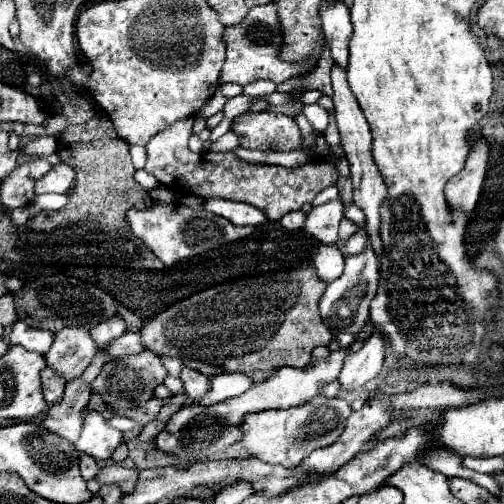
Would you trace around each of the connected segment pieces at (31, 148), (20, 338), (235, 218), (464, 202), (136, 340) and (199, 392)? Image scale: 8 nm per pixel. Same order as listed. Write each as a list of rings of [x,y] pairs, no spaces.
[[[42,136],[42,138],[34,140],[34,142],[28,142],[28,144],[26,144],[22,150],[24,150],[26,154],[50,156],[50,154],[54,154],[54,152],[56,152],[56,148],[58,148],[56,138],[52,138],[52,136]]]
[[[16,322],[14,328],[12,328],[12,334],[10,334],[10,344],[18,344],[18,346],[24,346],[26,350],[30,352],[40,352],[40,354],[46,354],[50,344],[52,344],[52,334],[48,334],[46,330],[36,330],[36,328],[28,328],[28,324],[24,322]]]
[[[208,198],[206,210],[228,218],[236,226],[260,226],[260,224],[268,222],[266,214],[260,214],[260,210],[256,206],[246,204],[246,202],[228,202],[228,200],[220,200],[220,198]]]
[[[478,142],[474,150],[468,154],[466,166],[446,184],[446,202],[448,208],[464,214],[472,214],[476,202],[480,198],[480,190],[486,176],[488,162],[488,144]]]
[[[126,332],[116,342],[108,344],[104,354],[108,356],[108,360],[116,360],[116,358],[122,358],[128,354],[138,354],[140,350],[144,350],[140,344],[140,334],[138,332]]]
[[[184,366],[180,378],[184,382],[184,398],[194,398],[196,400],[196,398],[202,398],[202,396],[206,396],[210,392],[208,382],[210,382],[212,376],[206,376],[206,374],[202,374],[202,372],[194,370],[194,368]]]

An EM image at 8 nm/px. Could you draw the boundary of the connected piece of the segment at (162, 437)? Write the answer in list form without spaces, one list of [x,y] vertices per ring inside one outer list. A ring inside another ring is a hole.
[[[370,320],[364,322],[364,326],[354,334],[354,342],[350,346],[342,346],[342,348],[330,352],[326,358],[312,358],[312,362],[308,362],[308,366],[304,366],[304,368],[292,368],[292,366],[274,368],[274,372],[266,380],[254,384],[240,396],[226,398],[212,406],[182,406],[178,412],[174,412],[170,416],[166,428],[156,436],[158,450],[172,452],[172,454],[180,456],[184,462],[208,460],[208,458],[224,452],[228,446],[240,442],[240,438],[244,438],[242,424],[250,412],[262,412],[262,410],[272,410],[272,408],[288,410],[288,408],[304,406],[304,404],[312,402],[312,398],[322,394],[322,390],[338,378],[346,356],[354,352],[352,346],[364,344],[370,338],[372,328],[374,326]]]

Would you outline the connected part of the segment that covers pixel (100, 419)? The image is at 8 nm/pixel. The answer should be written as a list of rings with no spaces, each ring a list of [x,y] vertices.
[[[88,412],[76,448],[96,460],[108,460],[122,440],[124,434],[112,428],[100,412]]]

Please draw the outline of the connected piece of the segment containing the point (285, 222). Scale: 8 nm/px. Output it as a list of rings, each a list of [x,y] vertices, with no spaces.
[[[302,210],[290,212],[290,214],[286,214],[286,216],[280,220],[280,224],[282,224],[286,230],[300,230],[300,228],[304,226],[304,222],[306,222],[306,214],[304,214]]]

